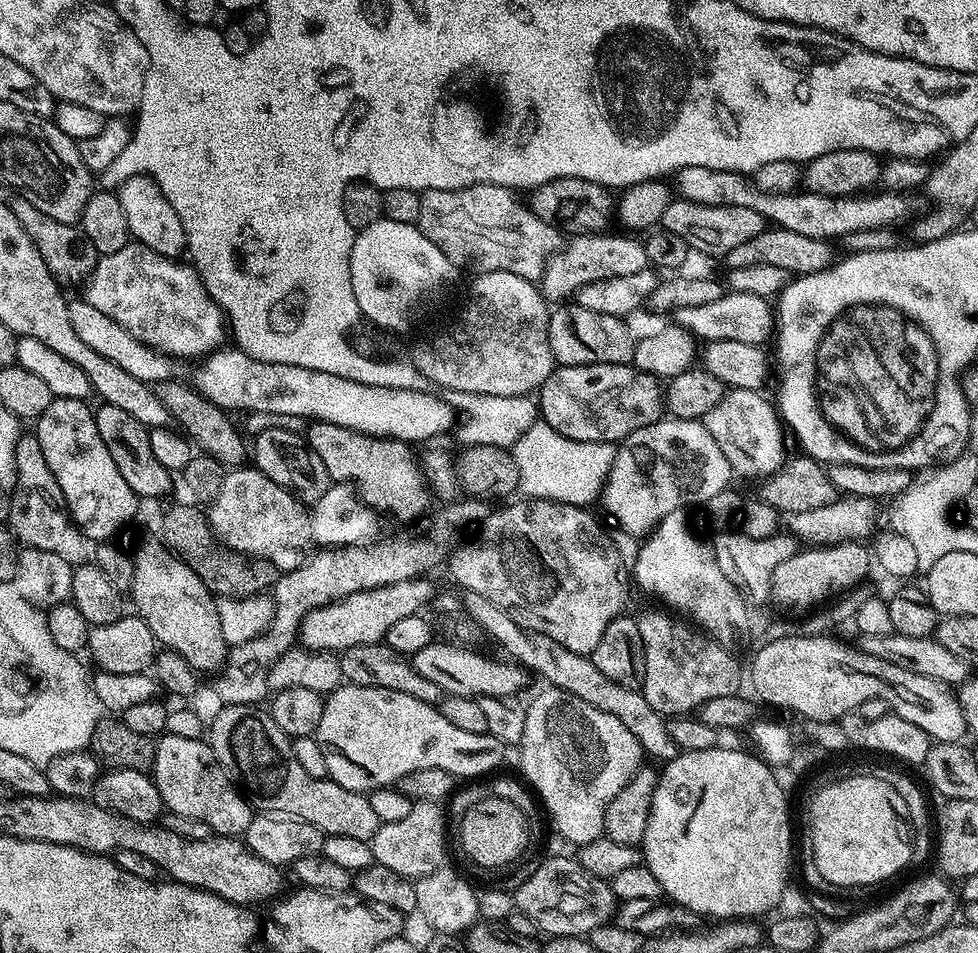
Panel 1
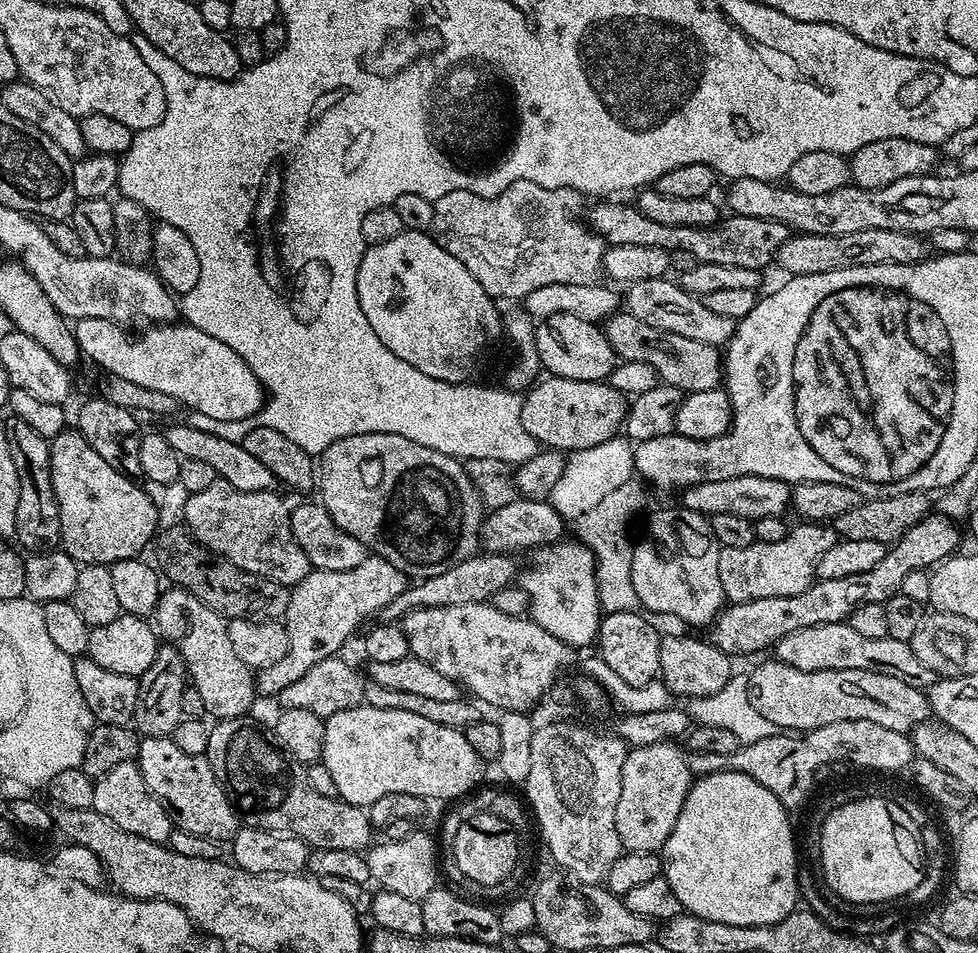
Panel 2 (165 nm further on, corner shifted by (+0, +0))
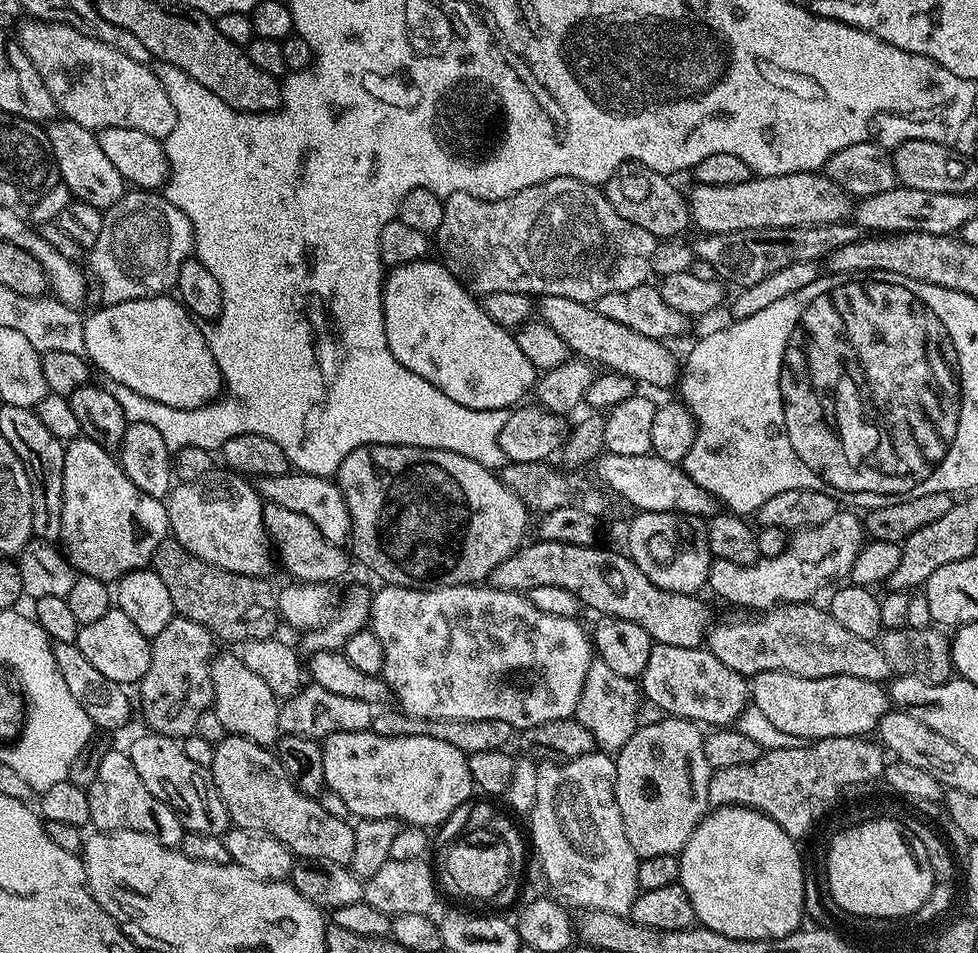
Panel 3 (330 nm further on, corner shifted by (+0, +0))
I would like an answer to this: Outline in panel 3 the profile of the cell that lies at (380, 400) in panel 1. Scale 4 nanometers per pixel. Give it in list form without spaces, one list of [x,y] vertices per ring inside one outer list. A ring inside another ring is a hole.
[[[161,294],[137,300],[117,300],[103,306],[105,308],[84,316],[84,356],[95,367],[97,364],[105,372],[103,375],[107,379],[122,386],[130,386],[130,390],[171,408],[198,409],[204,404],[213,403],[219,397],[216,395],[220,388],[222,392],[221,361],[220,364],[216,361],[219,360],[217,353],[210,350],[207,335],[202,328],[200,332],[201,325],[179,299]]]

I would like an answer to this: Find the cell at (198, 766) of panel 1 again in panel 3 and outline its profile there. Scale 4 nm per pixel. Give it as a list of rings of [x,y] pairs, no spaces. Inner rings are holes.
[[[147,735],[138,737],[126,748],[130,762],[134,762],[134,770],[138,770],[138,778],[142,778],[146,790],[178,814],[185,832],[223,837],[230,821],[226,806],[212,781],[211,771],[186,758],[183,743],[173,740],[171,736]]]

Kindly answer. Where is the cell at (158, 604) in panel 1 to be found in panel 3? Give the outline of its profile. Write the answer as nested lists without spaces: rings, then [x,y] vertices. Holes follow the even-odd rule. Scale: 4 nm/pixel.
[[[224,651],[228,652],[221,656],[219,653],[212,662],[212,708],[215,709],[219,721],[228,734],[250,738],[250,742],[265,746],[275,745],[282,735],[278,726],[281,701],[237,653],[236,656],[232,653],[235,651]]]

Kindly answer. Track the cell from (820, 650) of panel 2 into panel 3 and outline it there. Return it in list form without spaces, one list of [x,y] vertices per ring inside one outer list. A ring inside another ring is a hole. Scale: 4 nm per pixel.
[[[815,603],[781,604],[775,608],[761,611],[759,614],[736,614],[733,620],[713,623],[707,637],[708,651],[718,658],[718,662],[726,662],[730,670],[738,670],[745,678],[756,676],[760,672],[789,672],[802,678],[830,678],[831,676],[849,676],[850,678],[866,678],[870,682],[880,684],[893,679],[894,673],[886,654],[882,654],[879,643],[858,638],[850,634],[850,630],[838,626],[834,618],[823,608],[815,608]]]

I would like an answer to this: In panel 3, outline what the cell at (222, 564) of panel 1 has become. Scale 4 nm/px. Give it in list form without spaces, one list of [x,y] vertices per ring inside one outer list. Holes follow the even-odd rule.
[[[175,538],[164,540],[152,555],[151,567],[155,568],[158,578],[166,586],[170,594],[170,602],[174,602],[176,612],[190,618],[211,632],[217,641],[225,640],[225,645],[240,646],[245,640],[270,640],[277,635],[277,624],[281,621],[277,589],[268,585],[267,579],[246,574],[234,574],[234,570],[222,570],[222,566],[214,566],[182,547]]]

